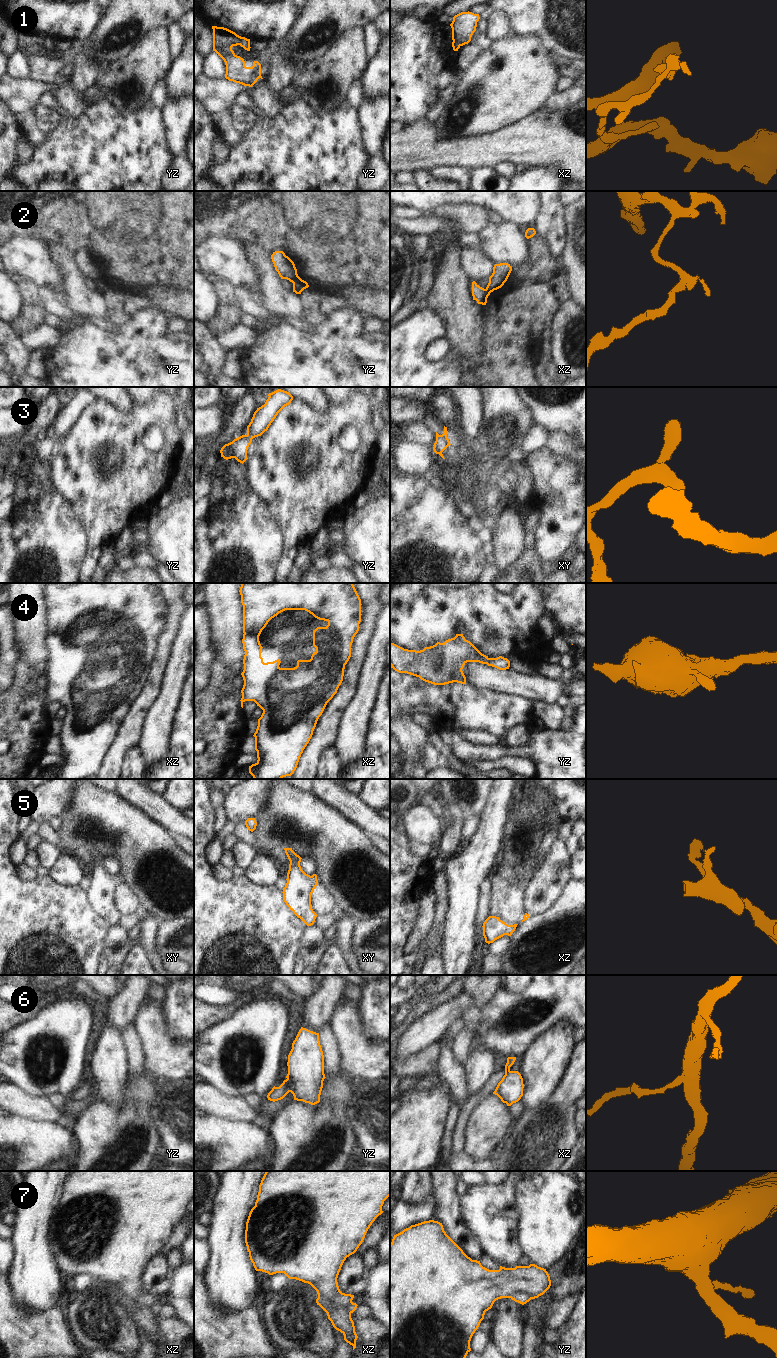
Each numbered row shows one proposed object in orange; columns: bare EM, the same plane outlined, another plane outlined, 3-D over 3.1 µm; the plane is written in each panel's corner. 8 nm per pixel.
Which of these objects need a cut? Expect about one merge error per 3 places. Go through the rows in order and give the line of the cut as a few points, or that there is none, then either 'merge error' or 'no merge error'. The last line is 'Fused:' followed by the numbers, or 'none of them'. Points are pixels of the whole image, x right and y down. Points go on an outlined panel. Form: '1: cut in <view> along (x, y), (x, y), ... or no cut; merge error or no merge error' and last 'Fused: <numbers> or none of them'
1: cut in yz along (243, 37), (238, 44); merge error
2: cut in yz along (297, 275), (292, 282); merge error
3: no cut; no merge error
4: no cut; no merge error
5: no cut; no merge error
6: cut in yz along (286, 1079), (290, 1085), (290, 1091); merge error
7: cut in xz along (318, 1297), (322, 1297), (332, 1307), (346, 1307), (351, 1312); merge error
Fused: 1, 2, 6, 7

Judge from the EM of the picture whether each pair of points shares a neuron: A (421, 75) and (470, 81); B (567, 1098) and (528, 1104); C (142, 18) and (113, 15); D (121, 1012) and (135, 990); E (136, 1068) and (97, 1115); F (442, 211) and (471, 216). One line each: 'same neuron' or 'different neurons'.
A: different neurons
B: different neurons
C: same neuron
D: same neuron
E: different neurons
F: same neuron

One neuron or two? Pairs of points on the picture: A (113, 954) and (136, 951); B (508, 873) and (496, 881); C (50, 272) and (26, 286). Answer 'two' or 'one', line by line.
A: two
B: two
C: two

